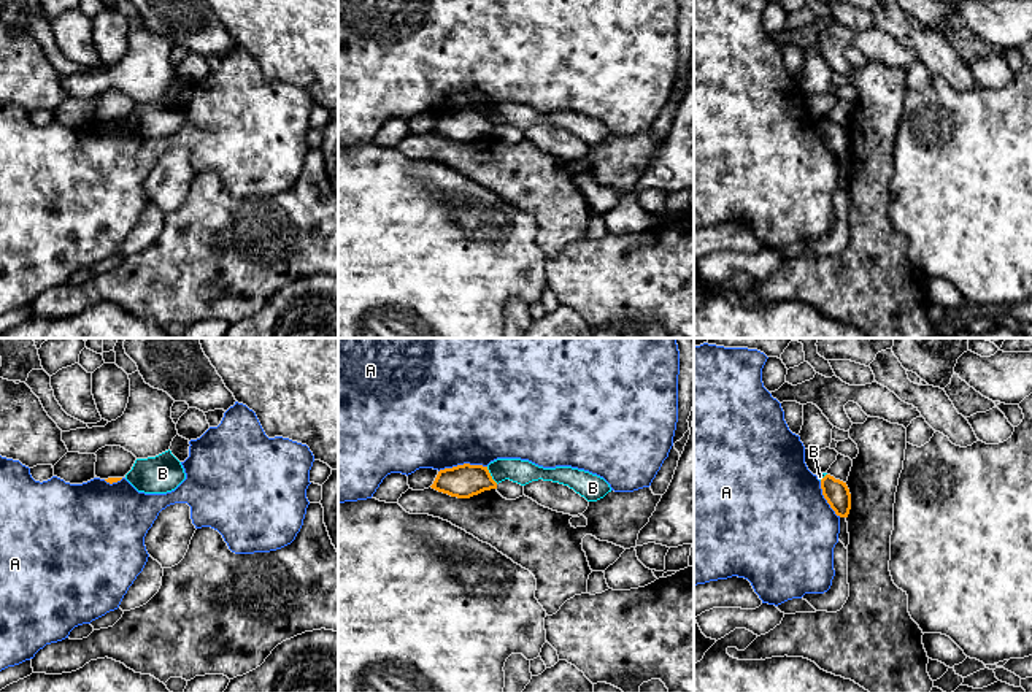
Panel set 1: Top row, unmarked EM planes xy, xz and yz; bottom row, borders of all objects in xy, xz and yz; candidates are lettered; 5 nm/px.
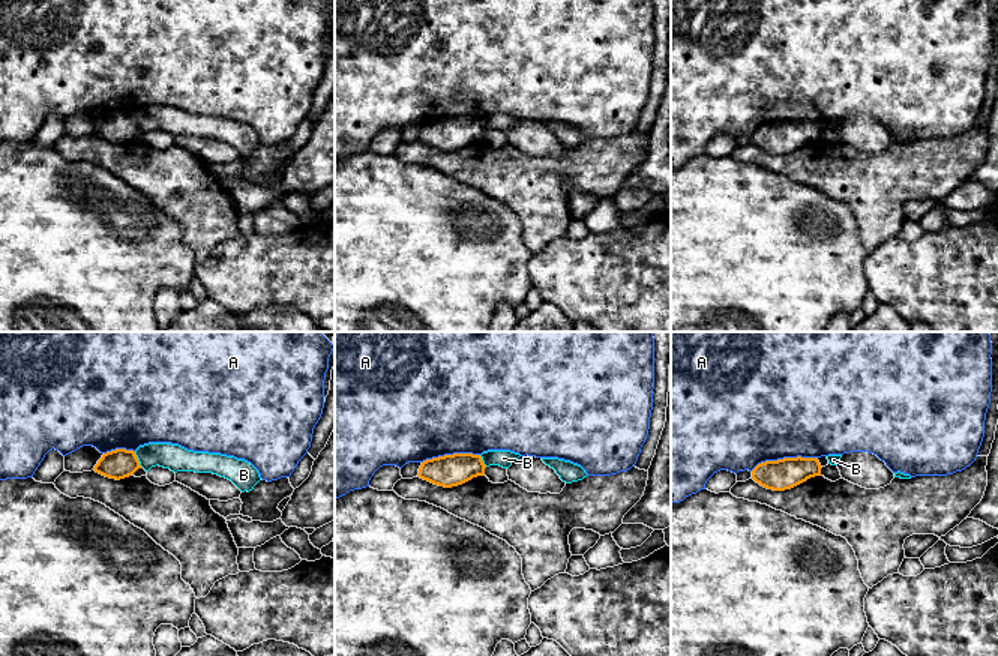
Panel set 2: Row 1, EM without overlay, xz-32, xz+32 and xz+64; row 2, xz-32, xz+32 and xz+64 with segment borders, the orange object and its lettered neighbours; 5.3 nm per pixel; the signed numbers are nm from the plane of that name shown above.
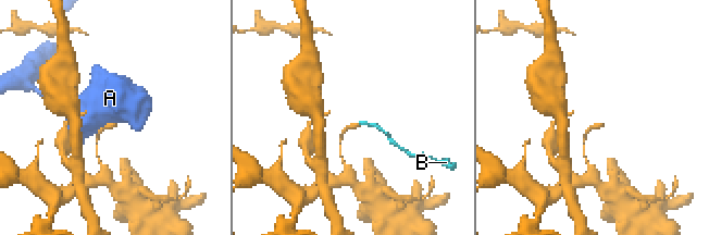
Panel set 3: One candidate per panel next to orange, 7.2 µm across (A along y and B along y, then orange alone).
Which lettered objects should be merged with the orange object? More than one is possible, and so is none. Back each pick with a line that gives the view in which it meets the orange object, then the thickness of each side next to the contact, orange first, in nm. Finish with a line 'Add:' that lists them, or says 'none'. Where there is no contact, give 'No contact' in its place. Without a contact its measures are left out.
Add: none

